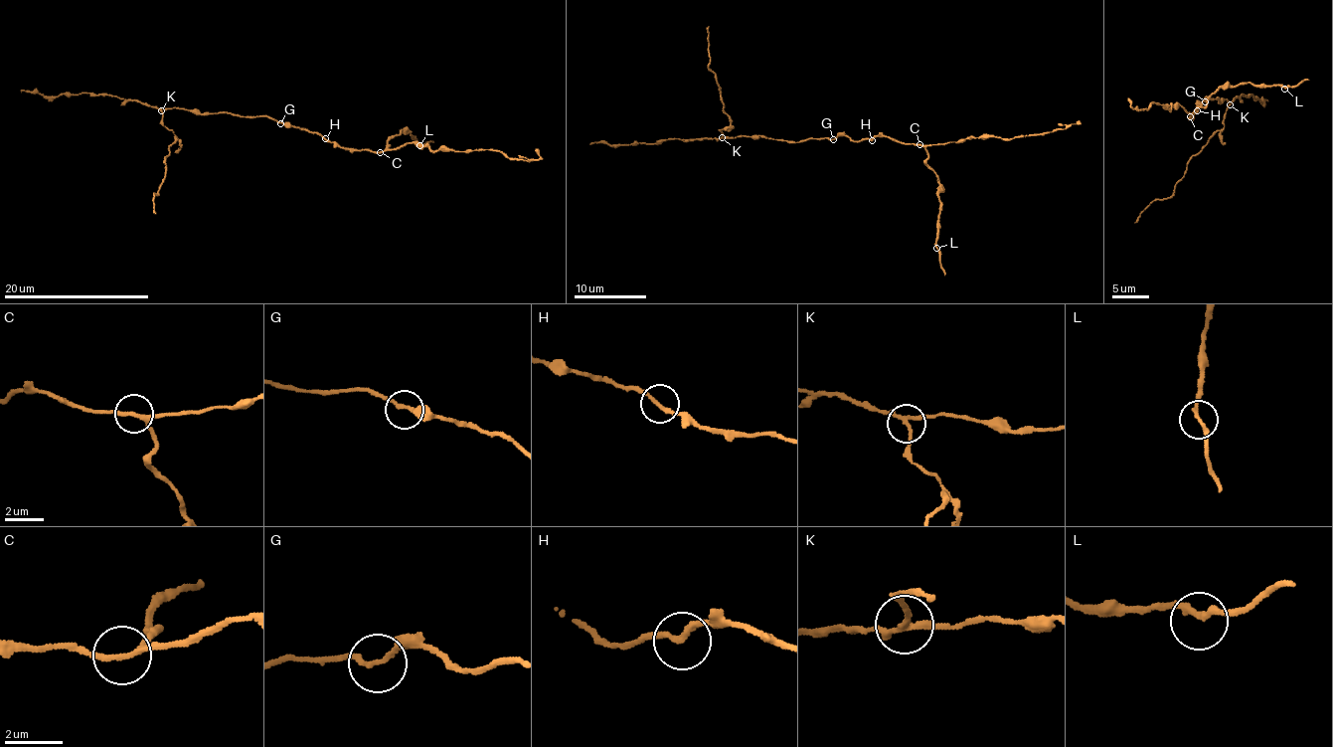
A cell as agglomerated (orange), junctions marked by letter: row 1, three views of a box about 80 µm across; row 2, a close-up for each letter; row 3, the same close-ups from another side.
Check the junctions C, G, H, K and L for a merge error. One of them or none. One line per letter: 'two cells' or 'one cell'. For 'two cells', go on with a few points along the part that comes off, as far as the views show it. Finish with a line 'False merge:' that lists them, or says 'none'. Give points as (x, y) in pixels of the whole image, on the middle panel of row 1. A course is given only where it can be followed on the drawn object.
C: one cell
G: one cell
H: one cell
K: two cells; course (721, 136), (721, 130), (729, 128), (720, 90), (709, 65), (708, 26)
L: one cell
False merge: K

